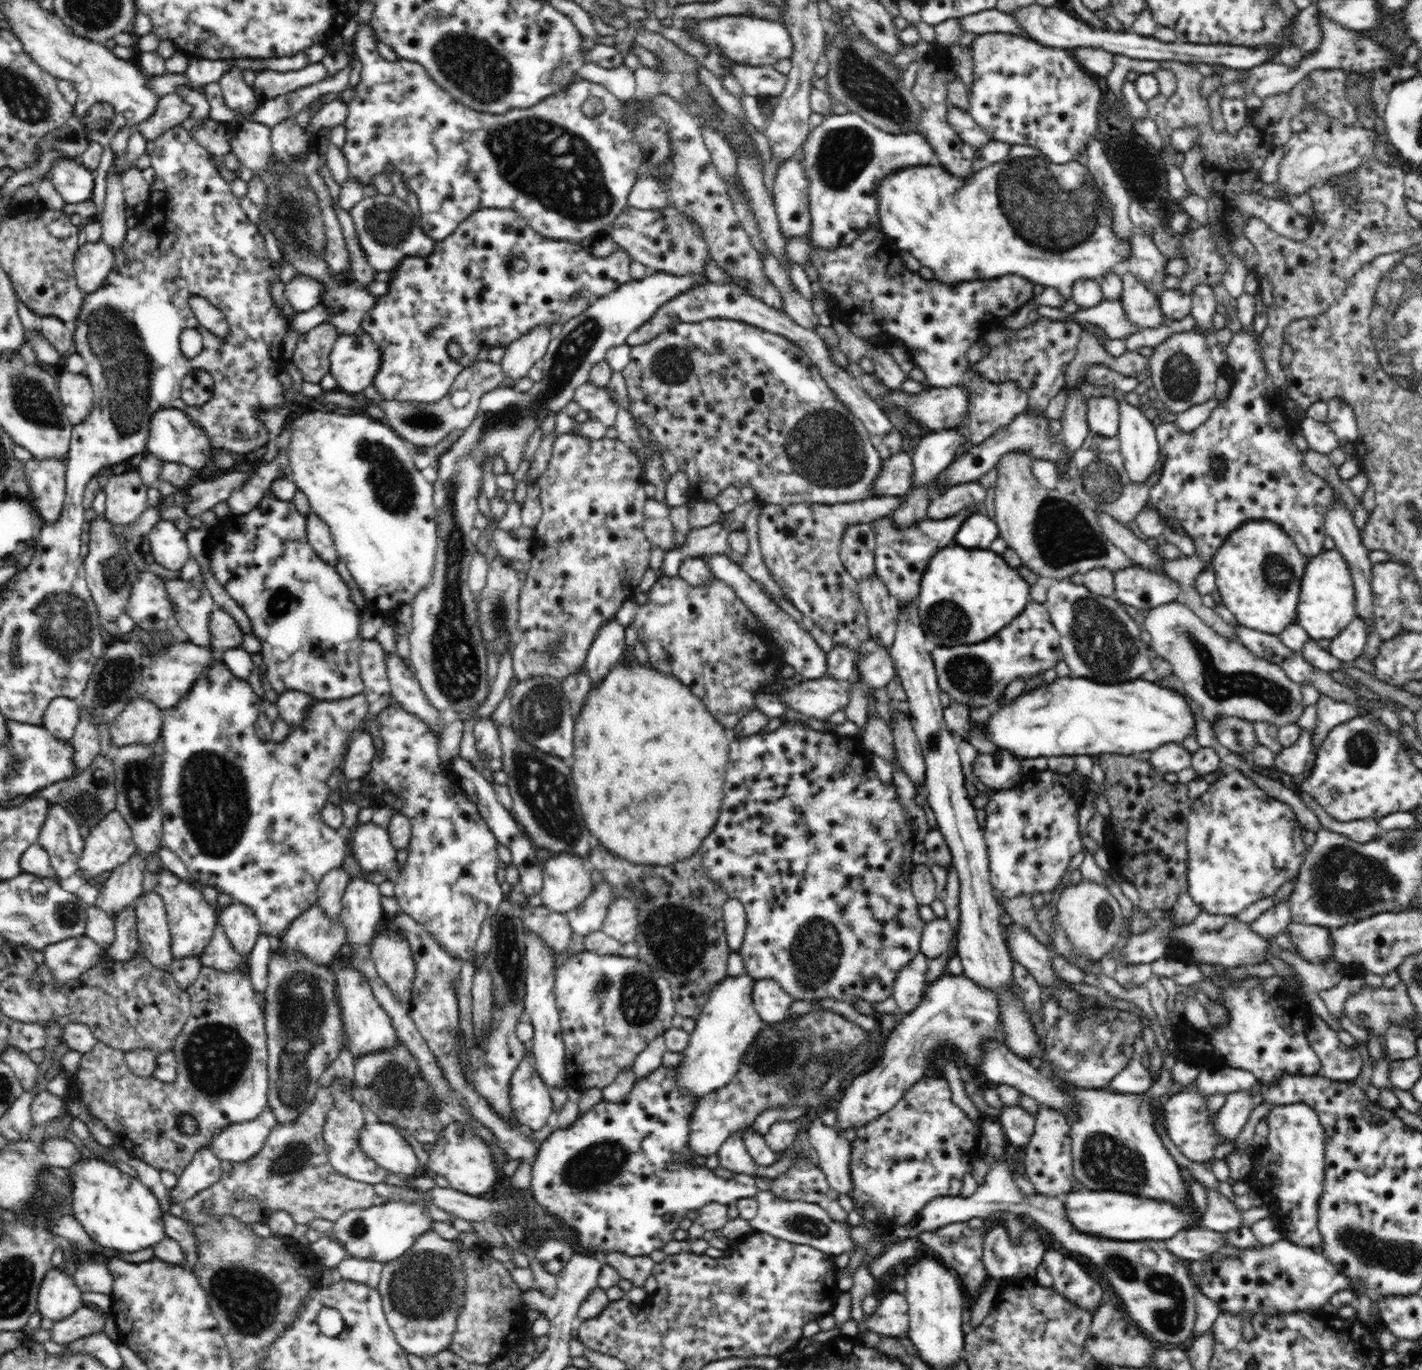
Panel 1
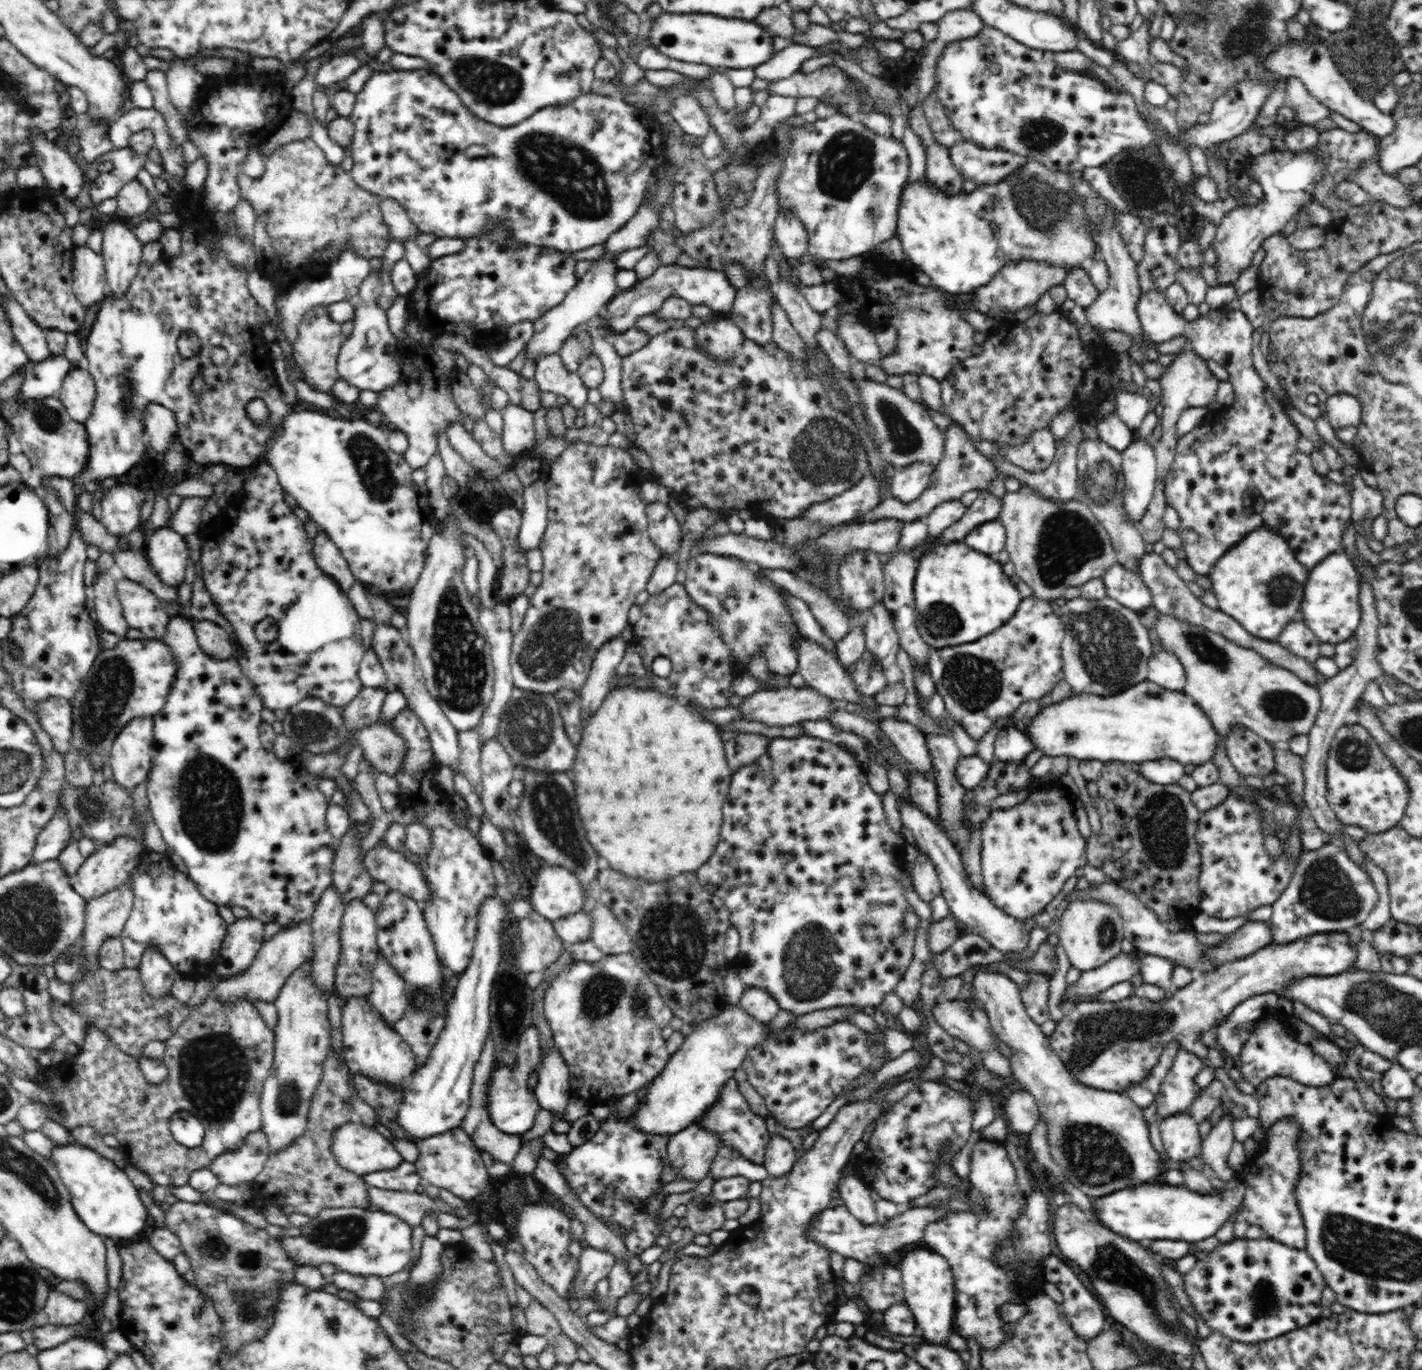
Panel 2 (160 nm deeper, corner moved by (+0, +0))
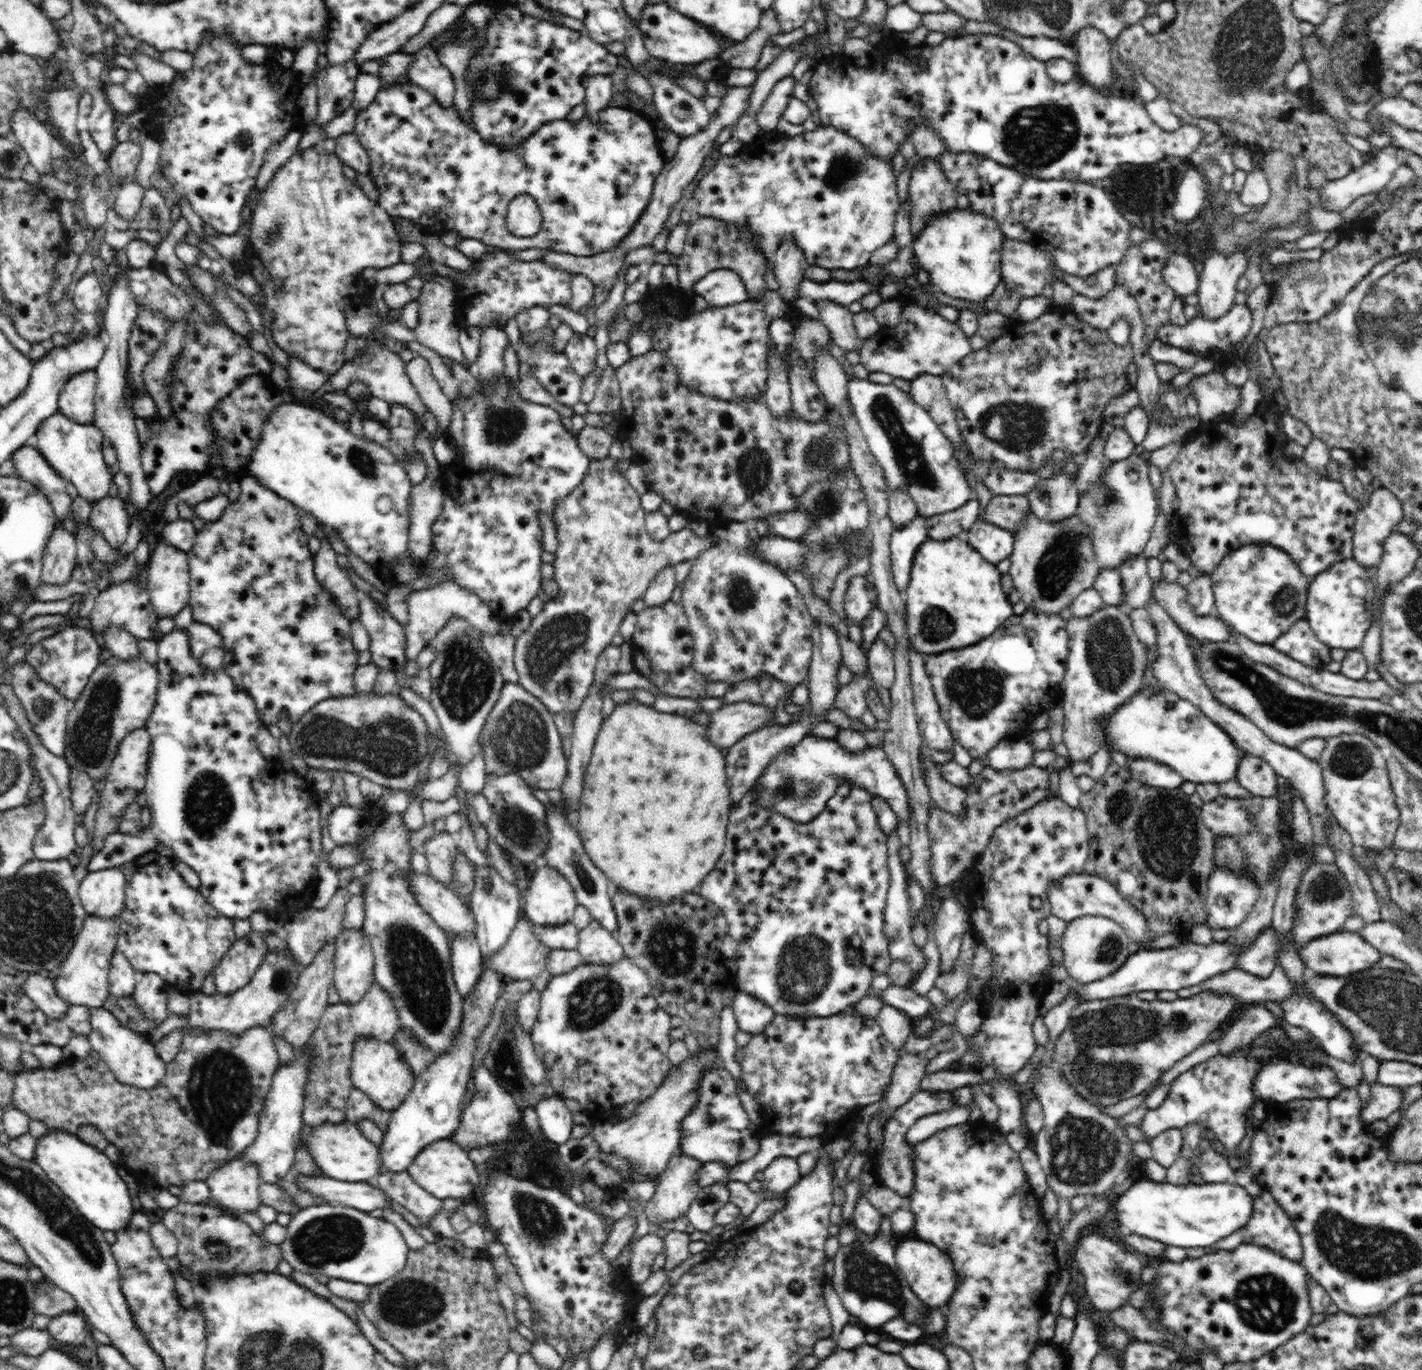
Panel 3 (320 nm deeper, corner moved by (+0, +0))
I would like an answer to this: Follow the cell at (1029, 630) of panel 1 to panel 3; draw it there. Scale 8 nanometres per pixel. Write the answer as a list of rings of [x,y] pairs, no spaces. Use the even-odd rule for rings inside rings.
[[[1026,610],[1021,615],[1012,615],[1010,620],[1006,620],[1006,624],[1002,624],[1002,628],[998,628],[998,632],[994,632],[994,636],[988,636],[986,640],[982,640],[982,642],[978,642],[978,644],[974,644],[974,646],[970,646],[970,648],[966,646],[964,648],[946,650],[939,654],[924,655],[926,673],[928,673],[930,677],[935,697],[939,704],[941,717],[946,721],[955,740],[960,743],[962,748],[968,751],[968,754],[970,754],[973,760],[978,759],[984,767],[989,766],[987,759],[989,750],[992,750],[1001,740],[1007,738],[1018,739],[1029,730],[1028,726],[1022,728],[1022,724],[1010,724],[1010,722],[1018,722],[1018,720],[1022,720],[1022,722],[1028,722],[1028,720],[1033,721],[1039,712],[1047,712],[1054,705],[1054,688],[1061,686],[1067,670],[1068,648],[1069,636],[1066,630],[1066,621],[1064,621],[1060,615],[1048,616],[1042,612]]]

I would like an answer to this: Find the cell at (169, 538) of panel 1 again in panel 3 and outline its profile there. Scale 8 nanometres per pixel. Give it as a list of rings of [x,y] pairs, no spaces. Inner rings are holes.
[[[161,540],[147,563],[149,568],[144,588],[150,595],[150,603],[154,607],[155,615],[159,618],[164,616],[176,616],[180,610],[189,604],[190,598],[190,570],[188,565],[188,554],[164,543]]]

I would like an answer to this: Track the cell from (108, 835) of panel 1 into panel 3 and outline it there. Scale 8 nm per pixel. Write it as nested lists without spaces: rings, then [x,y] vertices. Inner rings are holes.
[[[122,867],[89,872],[76,884],[86,914],[112,920],[125,908],[125,876]]]

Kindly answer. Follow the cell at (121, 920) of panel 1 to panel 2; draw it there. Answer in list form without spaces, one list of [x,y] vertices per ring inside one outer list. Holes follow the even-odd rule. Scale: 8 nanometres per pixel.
[[[147,848],[140,853],[138,866],[130,873],[129,882],[134,893],[133,908],[119,936],[123,944],[124,966],[138,969],[144,950],[153,944],[155,948],[159,948],[162,956],[166,957],[178,974],[198,981],[213,972],[218,964],[218,956],[222,948],[222,940],[228,930],[228,923],[220,917],[216,905],[202,896],[195,882],[178,871],[165,853],[154,852]]]

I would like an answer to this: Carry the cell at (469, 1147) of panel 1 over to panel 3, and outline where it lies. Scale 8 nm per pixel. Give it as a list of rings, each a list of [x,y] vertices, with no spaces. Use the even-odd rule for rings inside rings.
[[[452,1138],[440,1140],[426,1146],[407,1169],[412,1180],[419,1184],[426,1192],[436,1198],[462,1198],[465,1199],[473,1194],[476,1186],[482,1186],[485,1181],[484,1175],[478,1175],[476,1164],[468,1156],[462,1147],[456,1145]]]

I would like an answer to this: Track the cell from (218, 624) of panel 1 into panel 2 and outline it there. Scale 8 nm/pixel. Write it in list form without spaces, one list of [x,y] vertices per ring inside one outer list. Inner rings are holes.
[[[206,619],[196,620],[193,627],[198,644],[208,657],[215,660],[232,658],[230,636],[217,623]]]

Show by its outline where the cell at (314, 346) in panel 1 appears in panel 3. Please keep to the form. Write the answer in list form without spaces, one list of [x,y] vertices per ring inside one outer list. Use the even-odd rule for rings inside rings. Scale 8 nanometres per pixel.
[[[314,145],[304,150],[292,154],[288,158],[286,164],[280,166],[276,172],[263,178],[259,189],[260,196],[258,202],[254,206],[251,217],[251,233],[249,235],[248,244],[252,247],[252,256],[250,256],[250,274],[254,280],[259,284],[259,289],[263,298],[265,298],[265,306],[272,313],[272,326],[268,333],[279,346],[290,357],[297,356],[304,364],[318,369],[319,371],[326,371],[328,376],[332,376],[344,364],[344,350],[346,350],[346,339],[350,336],[346,325],[346,308],[356,307],[356,302],[352,301],[352,296],[363,296],[368,290],[360,287],[356,288],[356,280],[360,280],[362,271],[365,268],[395,268],[399,263],[402,263],[400,258],[401,243],[398,239],[398,233],[393,226],[392,217],[384,210],[376,200],[370,199],[369,196],[362,191],[356,183],[352,182],[350,178],[346,178],[344,170],[342,170],[342,161],[335,155],[335,153],[327,153],[322,145]]]

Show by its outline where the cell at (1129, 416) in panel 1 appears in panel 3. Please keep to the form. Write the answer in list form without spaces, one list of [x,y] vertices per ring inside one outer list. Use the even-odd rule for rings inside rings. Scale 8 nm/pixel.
[[[1132,454],[1110,463],[1087,493],[1080,492],[1077,515],[1092,531],[1094,557],[1102,569],[1120,569],[1130,557],[1144,554],[1150,541],[1160,508],[1148,477],[1149,465],[1140,455]]]

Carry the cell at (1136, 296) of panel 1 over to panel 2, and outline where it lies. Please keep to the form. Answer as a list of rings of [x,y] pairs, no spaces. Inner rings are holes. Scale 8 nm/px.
[[[1150,290],[1150,292],[1141,292],[1138,294],[1138,302],[1136,302],[1136,309],[1138,309],[1138,319],[1140,319],[1140,325],[1142,325],[1143,333],[1148,335],[1154,343],[1164,343],[1175,338],[1188,339],[1188,345],[1194,350],[1196,354],[1199,354],[1206,361],[1216,361],[1218,364],[1224,366],[1228,371],[1229,385],[1233,387],[1234,393],[1234,404],[1230,406],[1230,410],[1226,412],[1226,416],[1221,416],[1217,418],[1214,423],[1216,426],[1210,426],[1208,430],[1210,432],[1204,432],[1200,430],[1202,434],[1202,444],[1208,448],[1200,448],[1200,434],[1198,434],[1198,427],[1196,430],[1191,430],[1187,432],[1184,436],[1178,438],[1177,449],[1175,450],[1174,462],[1170,464],[1170,472],[1166,474],[1164,478],[1164,496],[1166,499],[1166,504],[1173,506],[1180,518],[1180,528],[1179,535],[1182,538],[1182,543],[1184,546],[1184,554],[1186,555],[1186,565],[1192,567],[1195,573],[1198,575],[1205,575],[1211,572],[1211,569],[1217,564],[1217,561],[1230,549],[1233,548],[1237,543],[1240,543],[1246,536],[1249,536],[1252,532],[1259,530],[1260,528],[1275,530],[1276,533],[1280,534],[1286,543],[1290,545],[1298,563],[1302,564],[1308,570],[1314,569],[1318,564],[1322,563],[1330,554],[1336,553],[1340,543],[1343,542],[1343,535],[1347,530],[1348,523],[1351,522],[1351,493],[1346,490],[1344,485],[1337,484],[1328,479],[1326,476],[1318,474],[1312,467],[1310,461],[1310,455],[1306,453],[1301,453],[1296,447],[1296,442],[1300,440],[1301,433],[1292,420],[1284,412],[1282,408],[1282,403],[1280,400],[1274,397],[1272,389],[1262,381],[1260,375],[1256,369],[1254,369],[1254,364],[1252,363],[1252,332],[1253,328],[1249,325],[1249,321],[1240,311],[1238,305],[1233,304],[1230,307],[1225,307],[1223,309],[1211,309],[1211,311],[1205,316],[1200,315],[1196,320],[1188,321],[1181,317],[1179,313],[1168,304],[1166,300],[1165,293],[1159,290]]]

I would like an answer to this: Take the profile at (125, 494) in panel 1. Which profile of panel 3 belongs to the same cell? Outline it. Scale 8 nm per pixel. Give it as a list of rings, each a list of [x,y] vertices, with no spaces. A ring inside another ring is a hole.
[[[106,496],[102,500],[95,501],[91,515],[89,516],[90,526],[96,533],[102,533],[106,543],[120,550],[126,538],[130,526],[130,518],[120,497]]]

